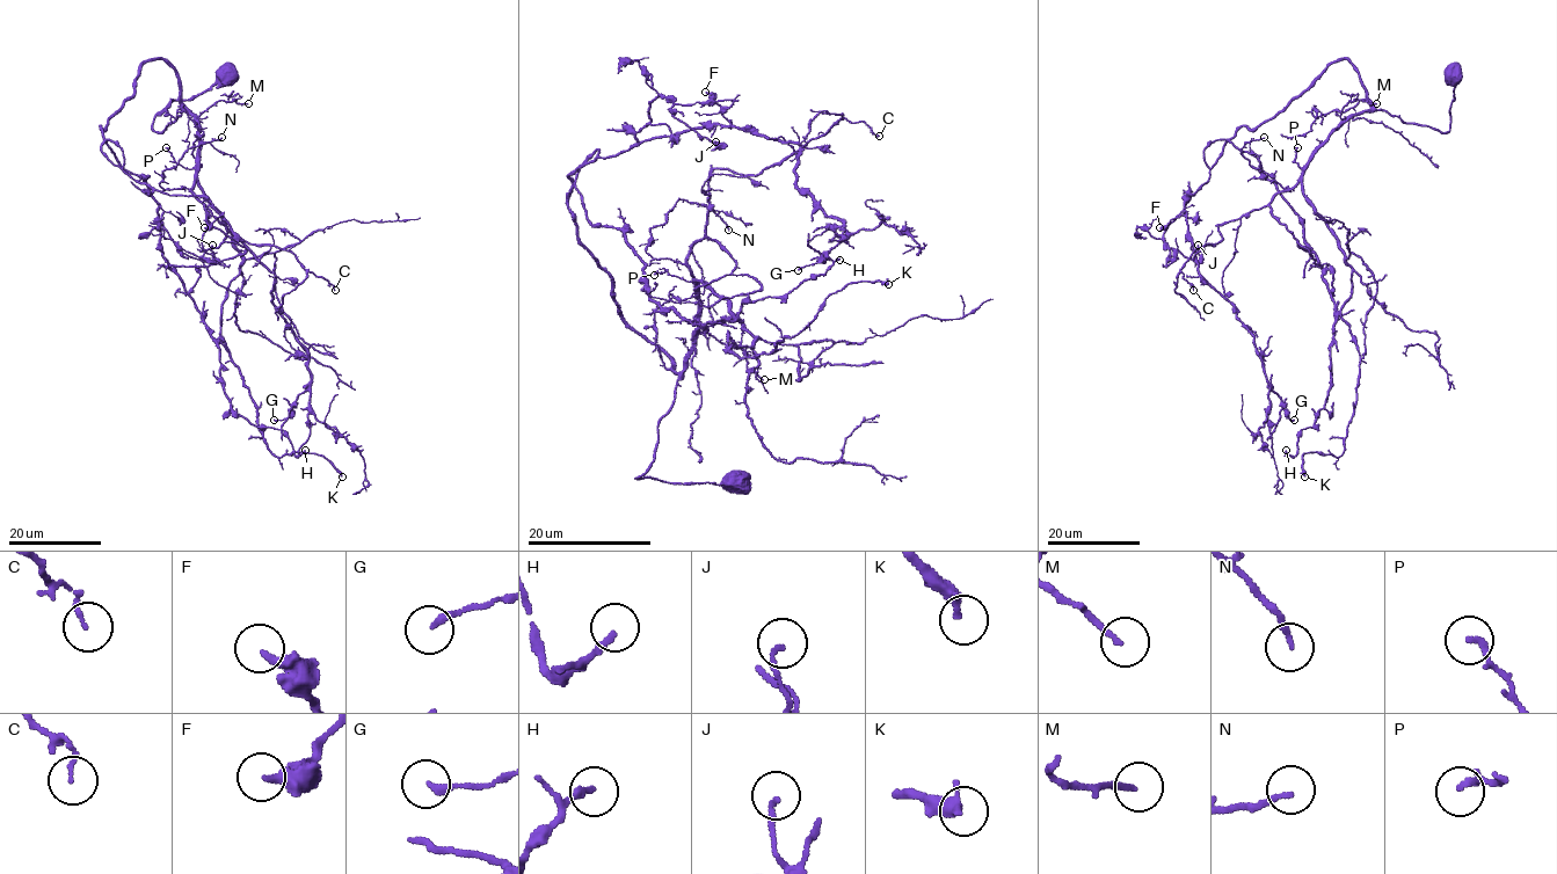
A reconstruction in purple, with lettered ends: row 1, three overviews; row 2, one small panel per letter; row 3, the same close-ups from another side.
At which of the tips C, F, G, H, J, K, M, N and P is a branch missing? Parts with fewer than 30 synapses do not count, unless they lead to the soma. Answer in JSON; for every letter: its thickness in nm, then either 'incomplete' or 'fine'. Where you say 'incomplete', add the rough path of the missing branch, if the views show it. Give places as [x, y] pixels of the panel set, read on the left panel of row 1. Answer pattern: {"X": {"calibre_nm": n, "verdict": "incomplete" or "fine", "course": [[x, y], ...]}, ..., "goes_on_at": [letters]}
{"C": {"calibre_nm": 120, "verdict": "fine"}, "F": {"calibre_nm": 280, "verdict": "fine"}, "G": {"calibre_nm": 220, "verdict": "fine"}, "H": {"calibre_nm": 220, "verdict": "fine"}, "J": {"calibre_nm": 160, "verdict": "fine"}, "K": {"calibre_nm": 200, "verdict": "fine"}, "M": {"calibre_nm": 170, "verdict": "fine"}, "N": {"calibre_nm": 170, "verdict": "fine"}, "P": {"calibre_nm": 190, "verdict": "fine"}, "goes_on_at": []}

